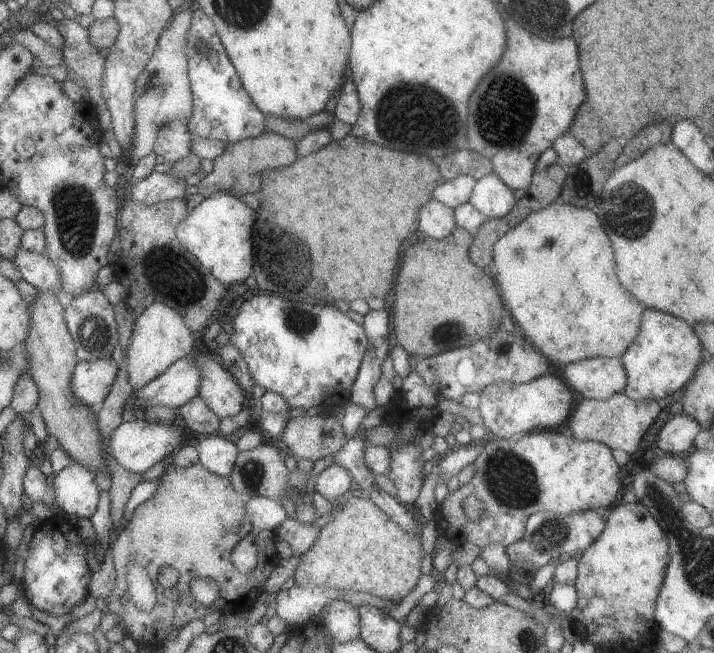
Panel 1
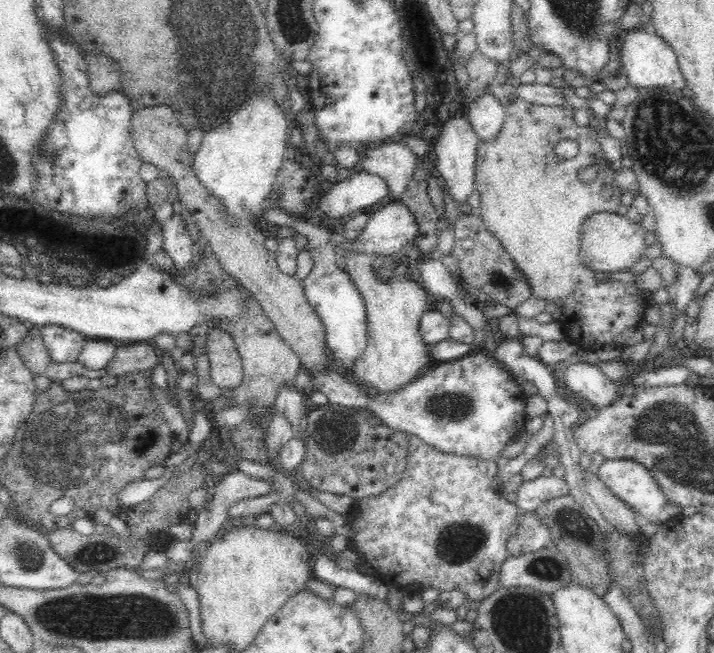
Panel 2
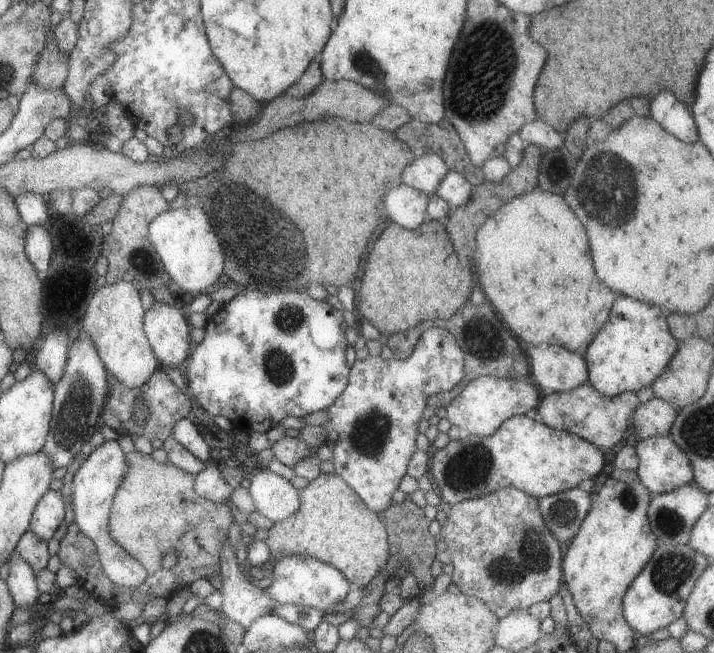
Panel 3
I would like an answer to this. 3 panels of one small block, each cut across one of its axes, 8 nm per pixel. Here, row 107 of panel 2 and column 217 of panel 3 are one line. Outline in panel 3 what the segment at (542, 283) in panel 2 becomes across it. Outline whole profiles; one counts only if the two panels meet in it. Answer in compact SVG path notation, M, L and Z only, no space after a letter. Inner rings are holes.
M137 451L126 454L127 470L121 478L117 488L112 507L109 512L108 534L128 556L139 562L146 574L155 574L155 578L145 578L139 587L119 587L105 578L93 578L93 576L103 576L100 562L85 564L85 562L69 562L69 569L75 570L78 575L78 585L87 590L89 596L106 604L115 607L119 603L143 602L144 604L152 598L168 599L174 591L181 589L184 585L189 585L197 579L219 573L218 551L222 541L227 539L228 526L233 522L230 509L225 503L209 502L195 494L194 476L183 472L170 463L157 463L150 455L144 455ZM170 549L176 552L176 564L168 570L160 566L161 556Z

